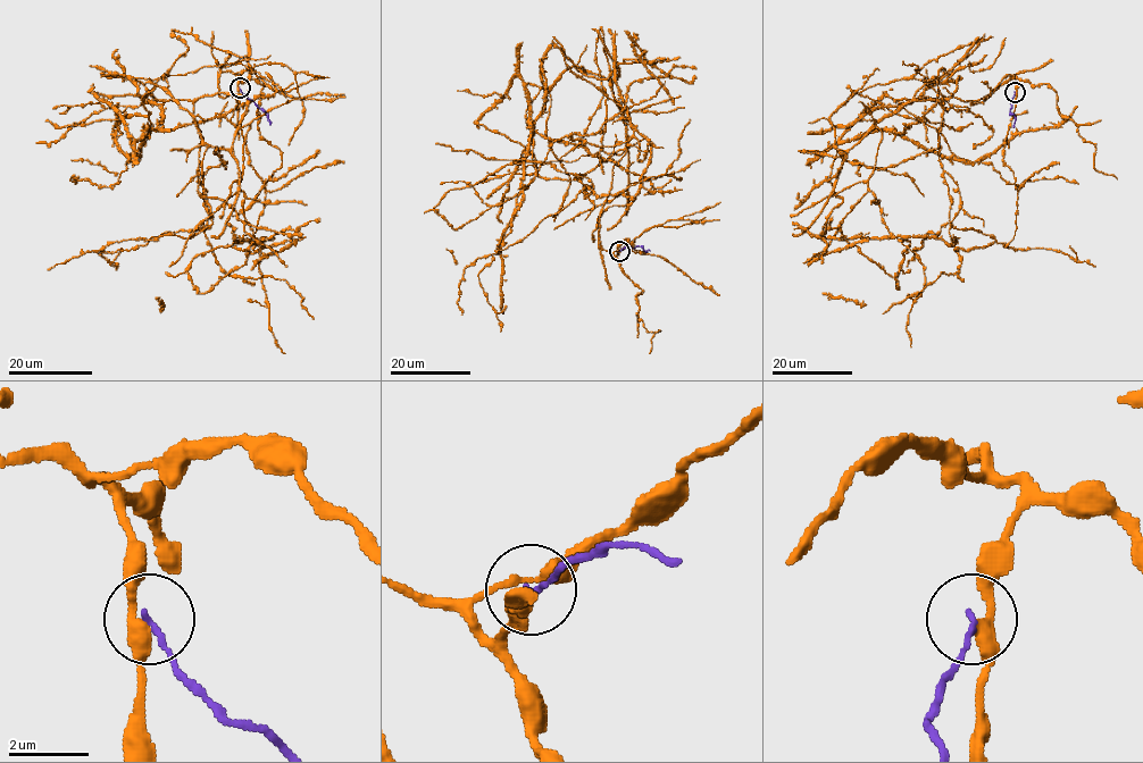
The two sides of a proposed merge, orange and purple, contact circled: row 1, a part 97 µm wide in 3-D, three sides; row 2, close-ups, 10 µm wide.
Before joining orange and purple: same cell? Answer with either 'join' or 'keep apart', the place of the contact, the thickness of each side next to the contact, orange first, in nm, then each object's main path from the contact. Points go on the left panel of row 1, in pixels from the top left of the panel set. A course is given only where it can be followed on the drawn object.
keep apart; at (240, 87); 340 nm thick on the orange side, 140 nm on the other; orange runs (239, 87), (219, 76), (223, 97), (247, 98), (231, 149), (158, 86), (118, 181), (75, 184); purple runs (239, 87), (265, 111), (270, 124)

